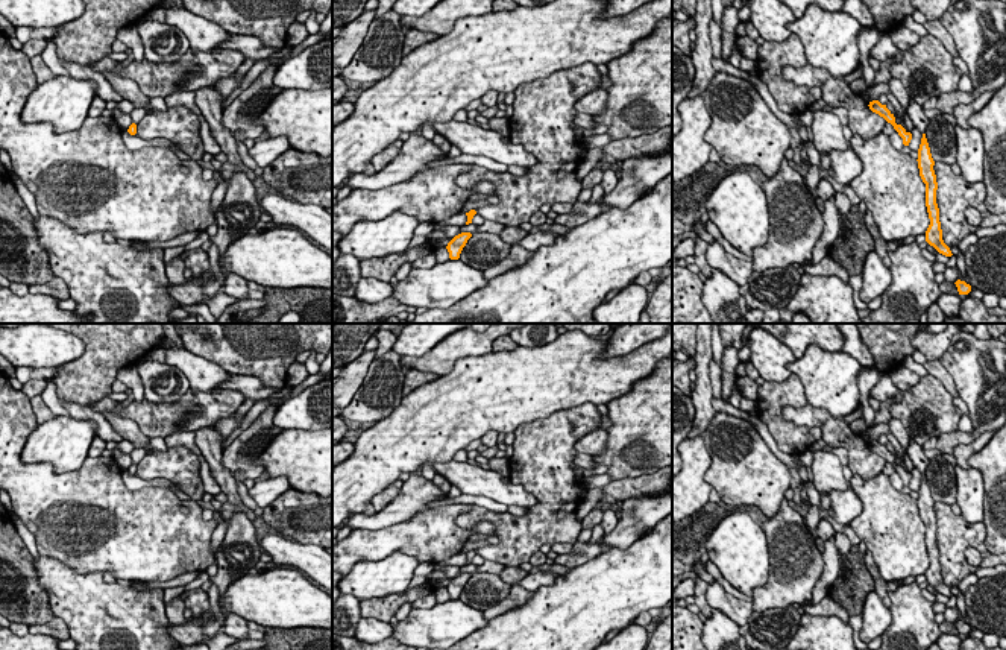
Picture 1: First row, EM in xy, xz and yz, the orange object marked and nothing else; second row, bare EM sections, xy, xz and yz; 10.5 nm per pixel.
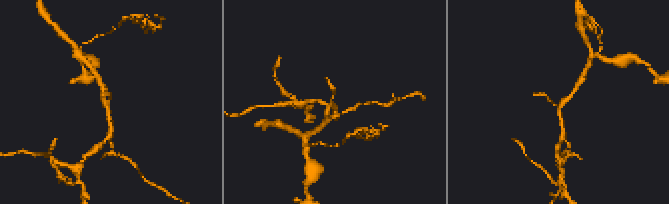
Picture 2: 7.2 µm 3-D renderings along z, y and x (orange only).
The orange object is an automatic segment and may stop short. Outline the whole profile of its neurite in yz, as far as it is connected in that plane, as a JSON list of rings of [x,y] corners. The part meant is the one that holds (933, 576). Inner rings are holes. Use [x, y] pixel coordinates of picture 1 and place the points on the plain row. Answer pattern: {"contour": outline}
{"contour": [[[923,474],[921,484],[918,489],[918,509],[920,516],[923,522],[926,524],[926,547],[930,559],[930,565],[926,571],[926,582],[933,586],[939,594],[945,597],[951,597],[950,588],[942,580],[942,570],[939,562],[939,548],[936,544],[936,515],[933,510],[935,501],[930,494],[930,488],[926,478],[926,474]]]}

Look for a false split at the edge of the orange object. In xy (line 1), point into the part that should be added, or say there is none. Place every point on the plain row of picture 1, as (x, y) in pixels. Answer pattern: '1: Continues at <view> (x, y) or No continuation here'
1: No continuation here

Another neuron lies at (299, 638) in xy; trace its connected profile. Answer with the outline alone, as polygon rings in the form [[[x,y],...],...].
[[[266,627],[266,645],[261,650],[332,650],[332,629]]]

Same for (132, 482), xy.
[[[123,471],[121,475],[123,475],[123,481],[129,491],[138,491],[146,486],[159,486],[159,488],[167,488],[167,489],[174,488],[174,484],[165,478],[144,480],[144,478],[138,477],[137,474],[130,475],[127,471]]]

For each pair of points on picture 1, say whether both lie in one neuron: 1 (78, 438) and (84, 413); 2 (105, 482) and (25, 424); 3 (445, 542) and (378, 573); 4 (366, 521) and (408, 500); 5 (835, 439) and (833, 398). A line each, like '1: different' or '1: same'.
1: different
2: same
3: different
4: same
5: different

